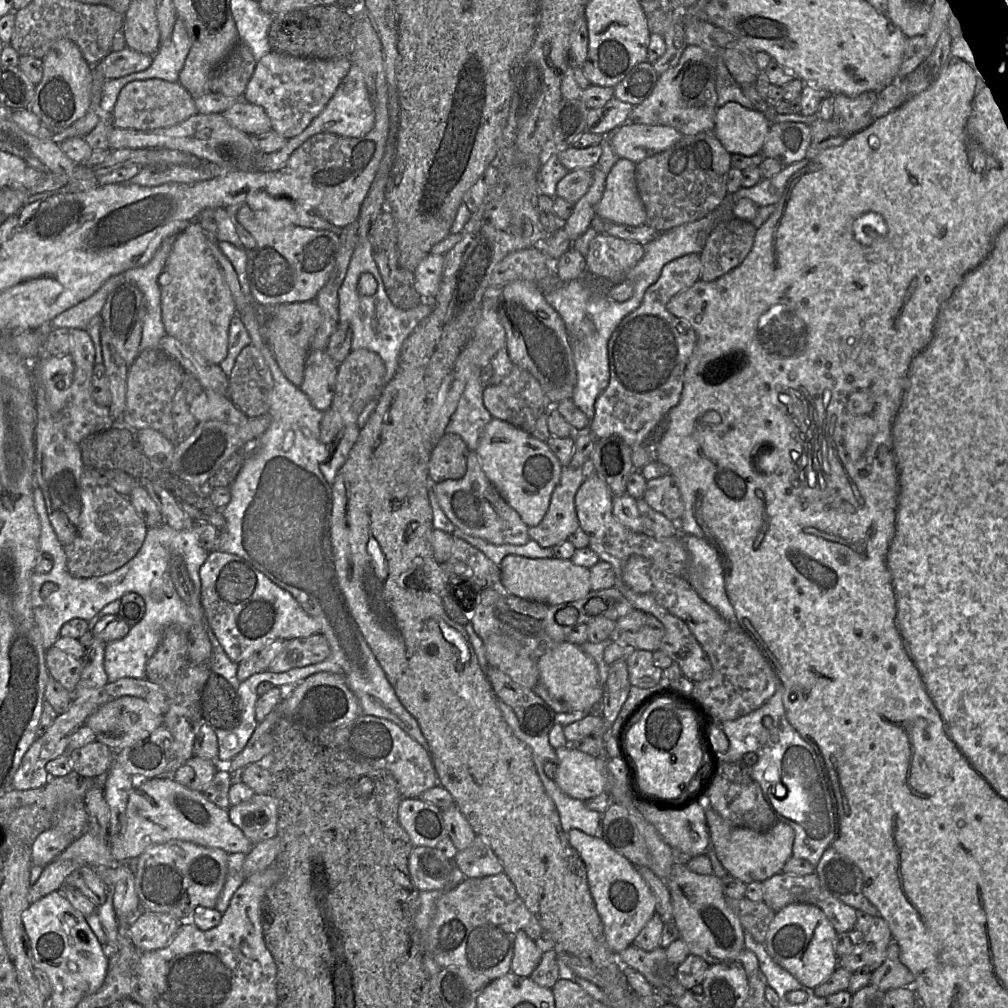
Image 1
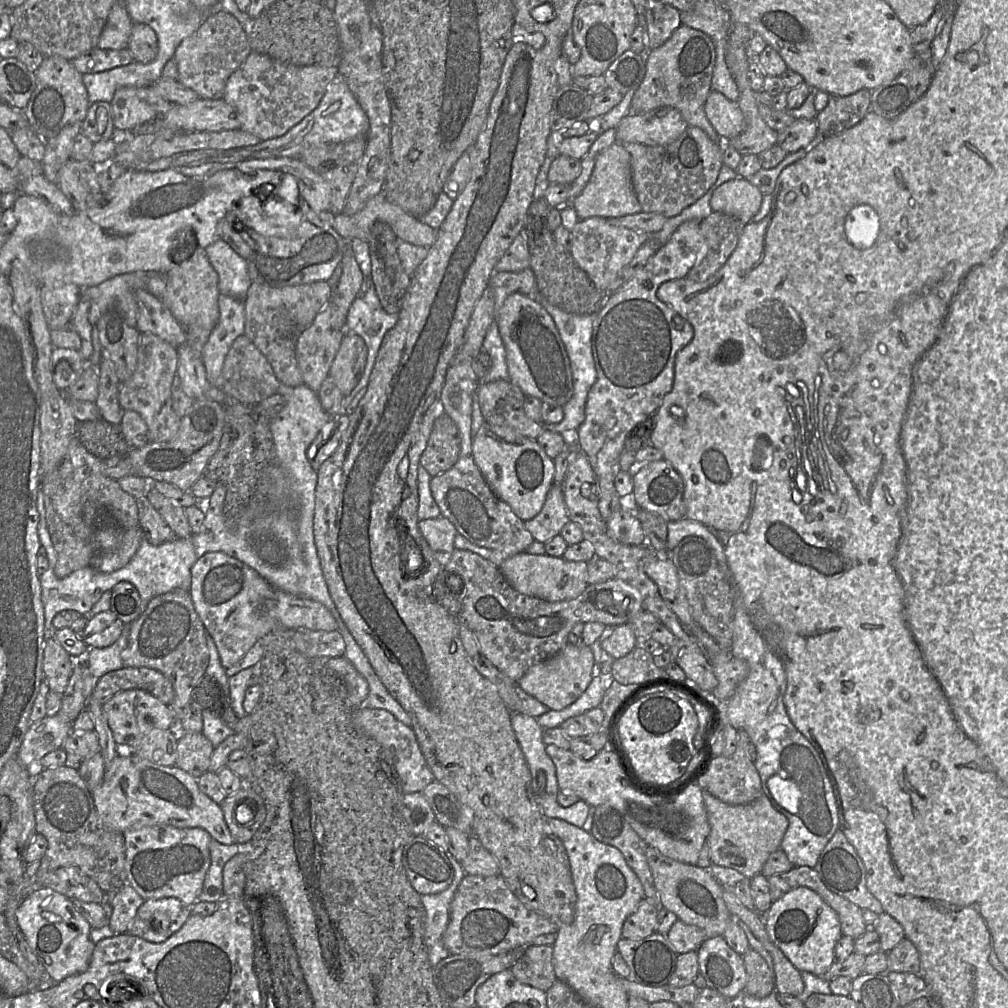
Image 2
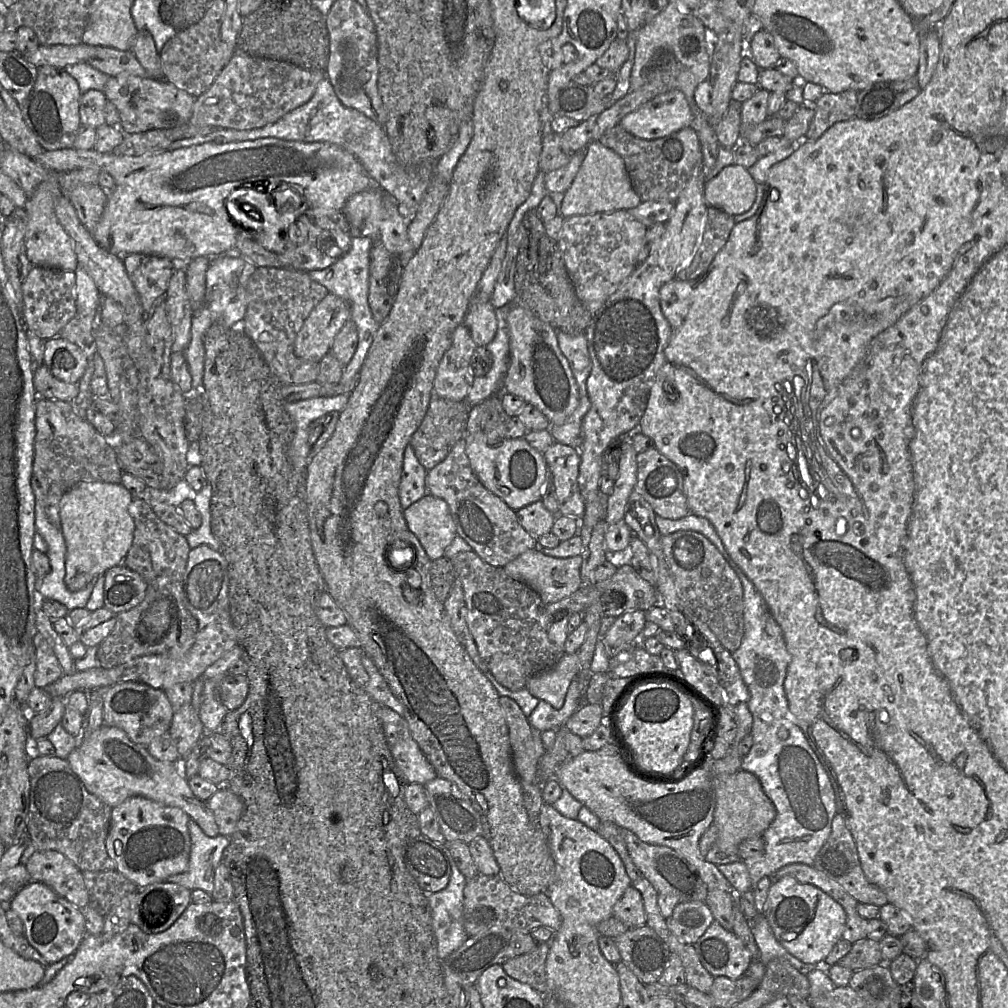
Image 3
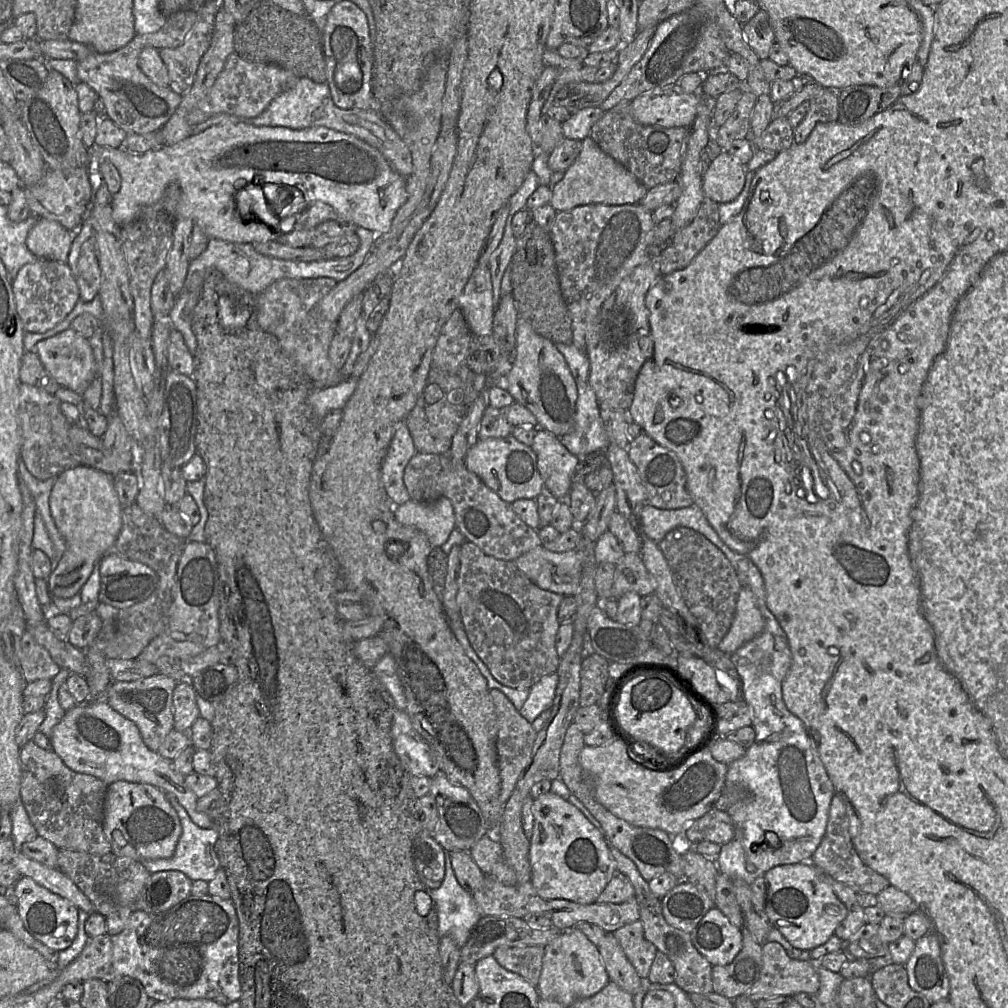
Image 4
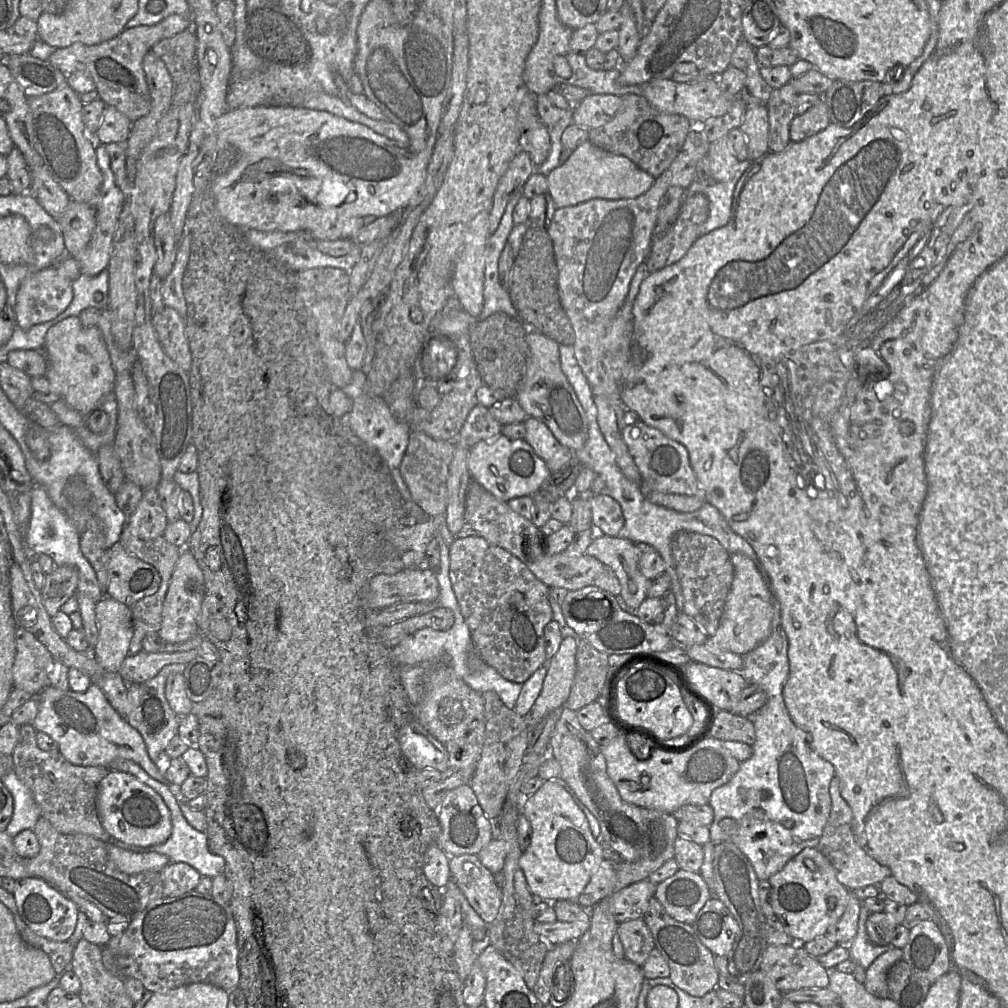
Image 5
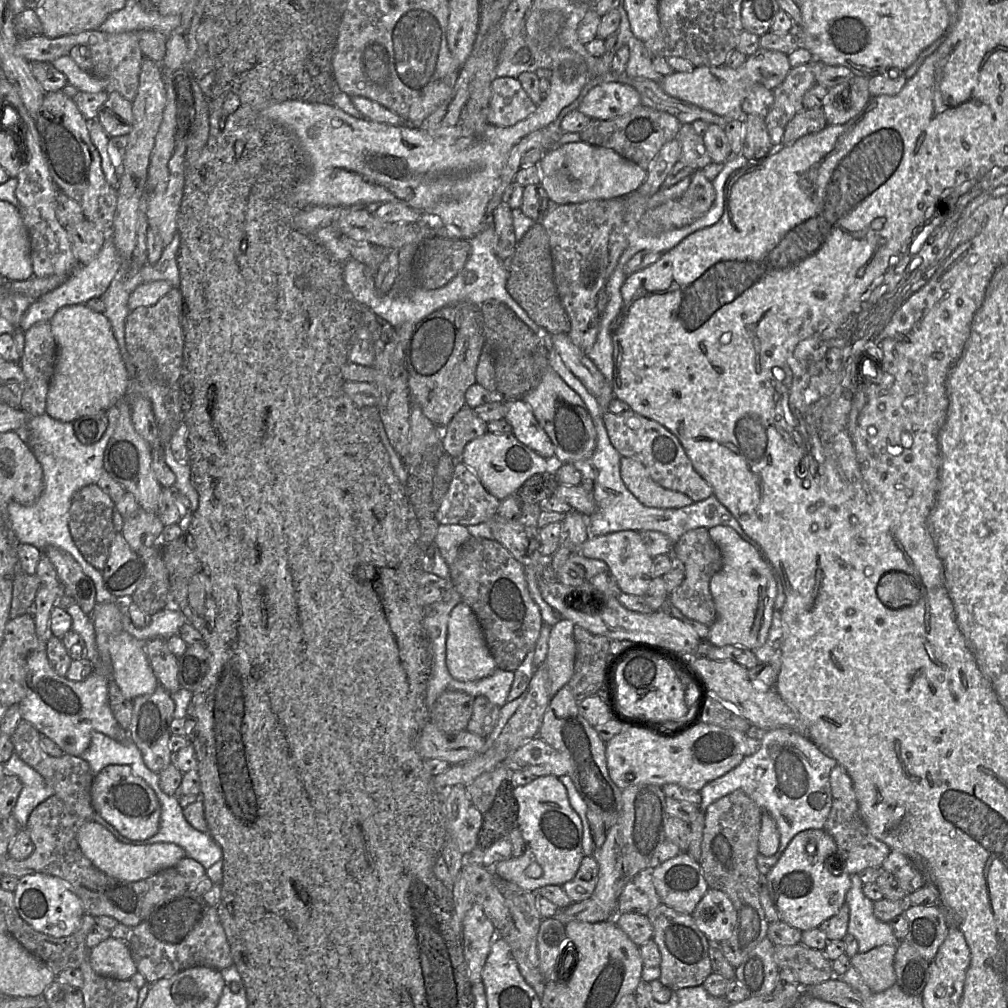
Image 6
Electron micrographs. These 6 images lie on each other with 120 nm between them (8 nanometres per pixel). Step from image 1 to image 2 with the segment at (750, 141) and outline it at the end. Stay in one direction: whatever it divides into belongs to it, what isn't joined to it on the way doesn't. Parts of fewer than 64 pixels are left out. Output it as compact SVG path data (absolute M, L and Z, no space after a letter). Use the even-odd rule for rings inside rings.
M711 91L704 105L705 114L717 135L727 141L745 129L745 117L736 102Z

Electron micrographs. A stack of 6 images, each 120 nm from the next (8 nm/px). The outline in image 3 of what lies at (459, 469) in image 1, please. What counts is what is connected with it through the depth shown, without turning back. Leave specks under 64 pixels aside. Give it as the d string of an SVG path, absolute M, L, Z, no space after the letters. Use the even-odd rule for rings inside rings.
M432 396L427 412L410 441L418 461L427 471L443 461L453 446L465 437L469 409L467 401L452 401Z

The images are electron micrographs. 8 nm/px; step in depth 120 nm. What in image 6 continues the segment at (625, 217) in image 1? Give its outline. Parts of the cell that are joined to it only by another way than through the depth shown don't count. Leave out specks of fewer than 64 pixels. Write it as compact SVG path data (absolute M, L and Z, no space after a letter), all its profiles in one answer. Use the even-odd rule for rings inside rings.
M582 140L546 150L539 162L539 168L541 185L549 199L558 205L625 197L636 191L647 178L645 169L614 150Z

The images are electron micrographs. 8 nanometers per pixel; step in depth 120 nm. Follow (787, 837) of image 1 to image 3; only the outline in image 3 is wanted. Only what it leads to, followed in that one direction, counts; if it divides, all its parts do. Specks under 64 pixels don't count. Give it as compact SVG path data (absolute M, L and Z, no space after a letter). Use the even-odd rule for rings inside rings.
M739 770L734 774L720 774L713 776L716 805L714 810L714 825L718 828L718 836L705 855L705 860L714 864L729 864L743 861L739 857L738 847L747 838L762 837L776 816L776 809L772 801L765 794L759 779L752 773Z

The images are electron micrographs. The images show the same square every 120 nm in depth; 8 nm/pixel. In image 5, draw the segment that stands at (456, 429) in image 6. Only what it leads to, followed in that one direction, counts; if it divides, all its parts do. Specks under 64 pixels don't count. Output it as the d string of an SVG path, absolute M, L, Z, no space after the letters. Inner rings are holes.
M477 404L469 412L455 443L472 447L485 439L493 439L501 434L502 424L489 412L488 407Z

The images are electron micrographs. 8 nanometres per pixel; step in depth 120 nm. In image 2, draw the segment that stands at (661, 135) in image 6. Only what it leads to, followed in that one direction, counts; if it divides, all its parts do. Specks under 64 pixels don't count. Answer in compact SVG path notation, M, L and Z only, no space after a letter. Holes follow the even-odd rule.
M688 126L673 142L648 146L622 142L631 157L631 182L644 212L664 215L667 219L679 215L704 196L715 184L723 166L722 141L711 140L698 127Z

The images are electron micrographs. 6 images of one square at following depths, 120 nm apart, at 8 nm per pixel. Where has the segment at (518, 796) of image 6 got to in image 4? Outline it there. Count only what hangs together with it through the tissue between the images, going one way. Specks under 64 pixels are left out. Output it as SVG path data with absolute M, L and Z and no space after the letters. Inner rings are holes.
M551 791L534 799L532 813L533 829L529 838L530 882L537 894L546 900L595 903L618 870L603 832L597 830L568 800Z

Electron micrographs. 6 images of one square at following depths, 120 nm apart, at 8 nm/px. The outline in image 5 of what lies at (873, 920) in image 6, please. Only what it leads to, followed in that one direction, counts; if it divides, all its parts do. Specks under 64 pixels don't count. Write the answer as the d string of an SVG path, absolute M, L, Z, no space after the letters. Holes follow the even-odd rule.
M861 902L857 933L848 944L850 950L849 959L853 963L859 964L864 970L866 970L880 954L893 947L875 945L869 940L865 926L869 914L863 902Z

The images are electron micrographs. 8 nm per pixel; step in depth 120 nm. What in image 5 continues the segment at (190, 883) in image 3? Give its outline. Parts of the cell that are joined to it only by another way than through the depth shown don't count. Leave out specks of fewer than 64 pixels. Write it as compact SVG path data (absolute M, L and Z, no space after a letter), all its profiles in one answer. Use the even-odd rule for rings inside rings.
M115 760L110 765L110 770L118 770L123 771L129 774L134 775L137 777L140 781L151 787L153 790L155 790L163 799L164 803L168 807L170 811L171 816L171 824L172 824L172 832L170 837L161 844L156 844L148 847L142 847L142 846L135 846L131 844L123 844L118 841L116 841L114 838L112 839L112 843L114 843L116 846L130 850L133 852L157 852L162 855L165 855L169 858L170 863L174 862L183 862L186 864L189 864L191 867L193 867L197 872L203 876L203 877L209 877L213 878L217 875L223 874L224 868L225 868L225 860L216 854L213 854L208 849L207 845L207 835L205 832L199 832L198 830L194 829L192 826L190 826L183 816L180 806L178 804L177 798L175 797L173 791L170 789L170 787L166 783L159 782L158 780L151 777L145 770L136 764L135 762L131 760Z

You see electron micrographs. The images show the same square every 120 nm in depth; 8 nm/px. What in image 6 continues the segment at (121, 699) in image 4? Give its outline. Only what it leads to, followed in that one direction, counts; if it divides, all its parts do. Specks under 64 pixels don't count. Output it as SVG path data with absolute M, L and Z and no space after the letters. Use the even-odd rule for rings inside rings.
M161 685L151 694L138 696L132 700L132 717L128 728L129 740L141 752L145 765L153 772L159 773L172 763L173 753L169 750L170 723L174 719L175 703Z

